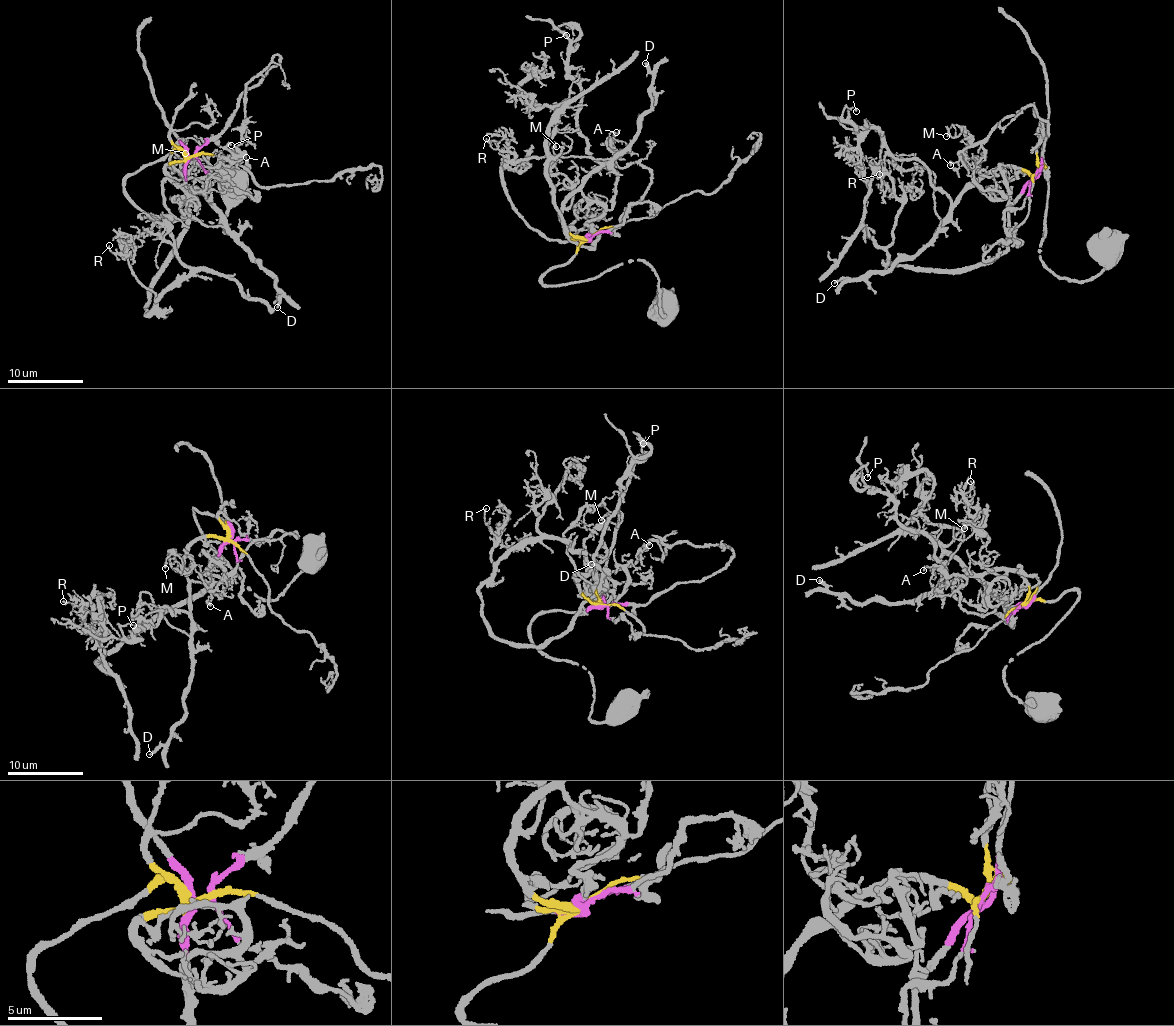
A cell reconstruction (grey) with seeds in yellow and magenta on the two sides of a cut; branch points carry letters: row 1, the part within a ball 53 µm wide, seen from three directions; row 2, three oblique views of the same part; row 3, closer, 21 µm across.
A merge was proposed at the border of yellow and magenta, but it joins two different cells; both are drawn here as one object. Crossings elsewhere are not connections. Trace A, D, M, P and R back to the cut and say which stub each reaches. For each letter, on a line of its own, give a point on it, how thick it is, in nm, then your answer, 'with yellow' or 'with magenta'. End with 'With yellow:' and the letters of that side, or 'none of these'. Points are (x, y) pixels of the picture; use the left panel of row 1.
A: place (246, 157); calibre 170 nm; with magenta
D: place (277, 307); calibre 170 nm; with yellow
M: place (185, 153); calibre 130 nm; with yellow
P: place (231, 145); calibre 170 nm; with yellow
R: place (109, 245); calibre 140 nm; with magenta
With yellow: D, M, P

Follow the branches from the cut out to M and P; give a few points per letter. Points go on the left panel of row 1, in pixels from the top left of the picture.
M: (190, 158), (167, 166), (171, 177), (182, 177), (170, 159), (172, 145), (182, 138), (185, 152)
P: (190, 158), (167, 166), (169, 174), (213, 206), (209, 184), (221, 181), (220, 159), (236, 158), (232, 144)

